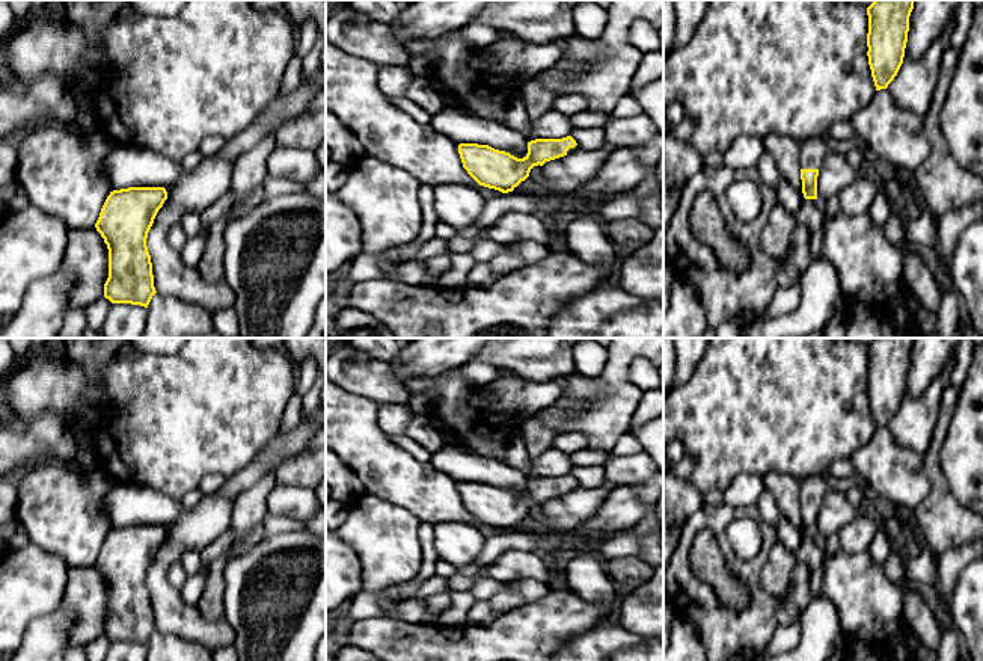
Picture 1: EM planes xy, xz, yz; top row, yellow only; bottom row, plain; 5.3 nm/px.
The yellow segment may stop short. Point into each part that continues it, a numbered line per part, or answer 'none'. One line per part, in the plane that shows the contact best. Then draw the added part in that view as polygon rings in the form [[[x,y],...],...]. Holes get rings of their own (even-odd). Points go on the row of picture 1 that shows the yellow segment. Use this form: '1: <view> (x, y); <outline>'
1: yz (813, 150); [[[822,136],[808,137],[801,143],[801,169],[820,169],[826,152]]]

